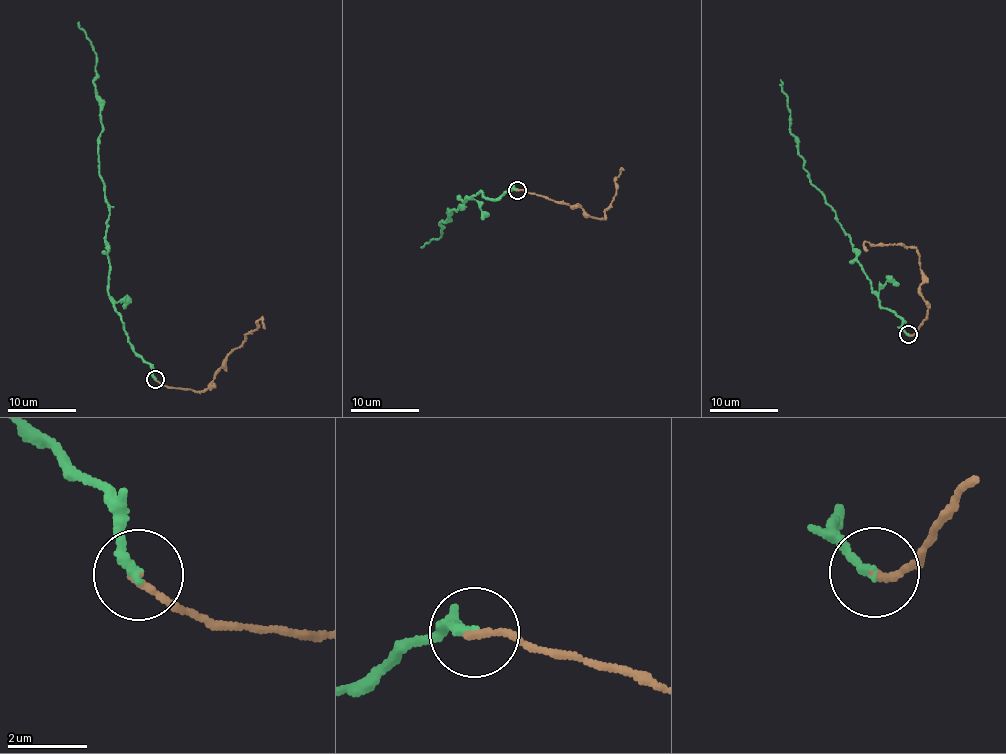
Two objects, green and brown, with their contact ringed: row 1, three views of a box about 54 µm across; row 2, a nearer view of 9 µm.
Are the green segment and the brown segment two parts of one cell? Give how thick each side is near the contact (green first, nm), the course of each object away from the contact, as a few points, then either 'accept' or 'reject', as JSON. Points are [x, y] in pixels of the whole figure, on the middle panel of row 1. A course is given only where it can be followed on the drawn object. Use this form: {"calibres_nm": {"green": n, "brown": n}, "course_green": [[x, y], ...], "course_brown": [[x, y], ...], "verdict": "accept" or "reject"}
{"calibres_nm": {"green": 240, "brown": 200}, "course_green": [[517, 190], [495, 201], [465, 196], [441, 220], [441, 238], [421, 248]], "course_brown": [[517, 190], [565, 202], [599, 219], [605, 214], [616, 192], [614, 178], [619, 175], [620, 168], [623, 169]], "verdict": "reject"}

